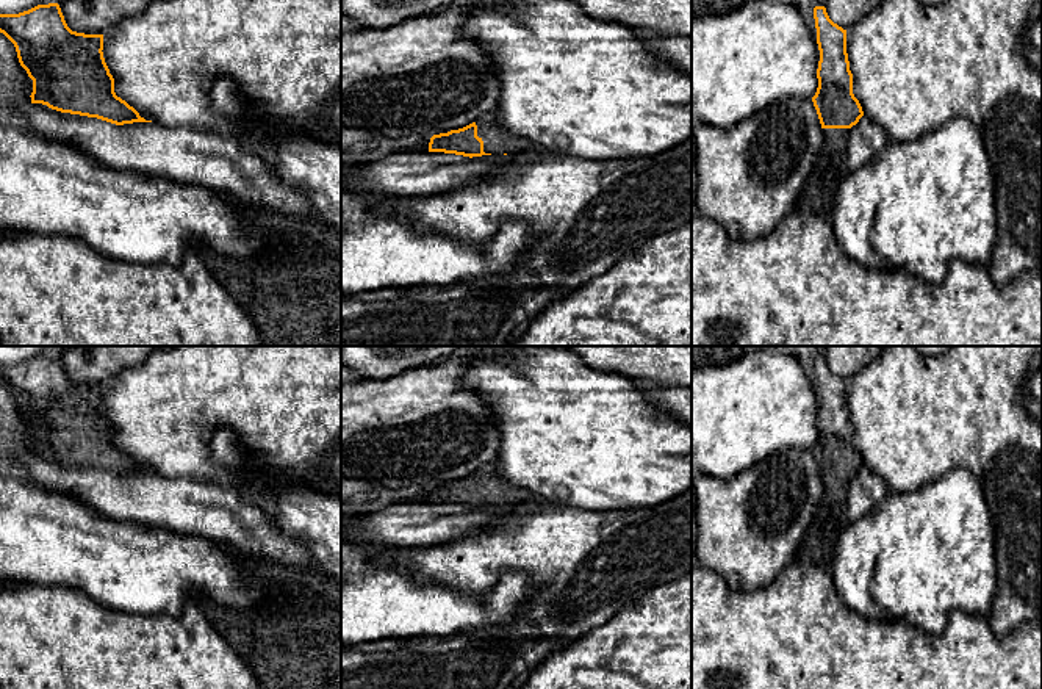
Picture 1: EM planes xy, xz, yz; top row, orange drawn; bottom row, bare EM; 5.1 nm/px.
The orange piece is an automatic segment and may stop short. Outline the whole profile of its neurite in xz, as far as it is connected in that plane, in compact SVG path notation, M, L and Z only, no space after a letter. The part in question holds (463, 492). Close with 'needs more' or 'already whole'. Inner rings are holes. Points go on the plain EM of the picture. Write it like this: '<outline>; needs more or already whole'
M498 462L480 467L476 473L447 484L433 485L429 503L444 503L463 507L518 506L537 503L538 496L512 485L502 474Z; needs more

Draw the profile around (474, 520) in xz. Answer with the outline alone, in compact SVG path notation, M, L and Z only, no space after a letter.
M397 503L377 512L365 512L350 525L354 542L390 548L421 548L446 543L458 536L488 529L516 506L463 507L444 503Z

